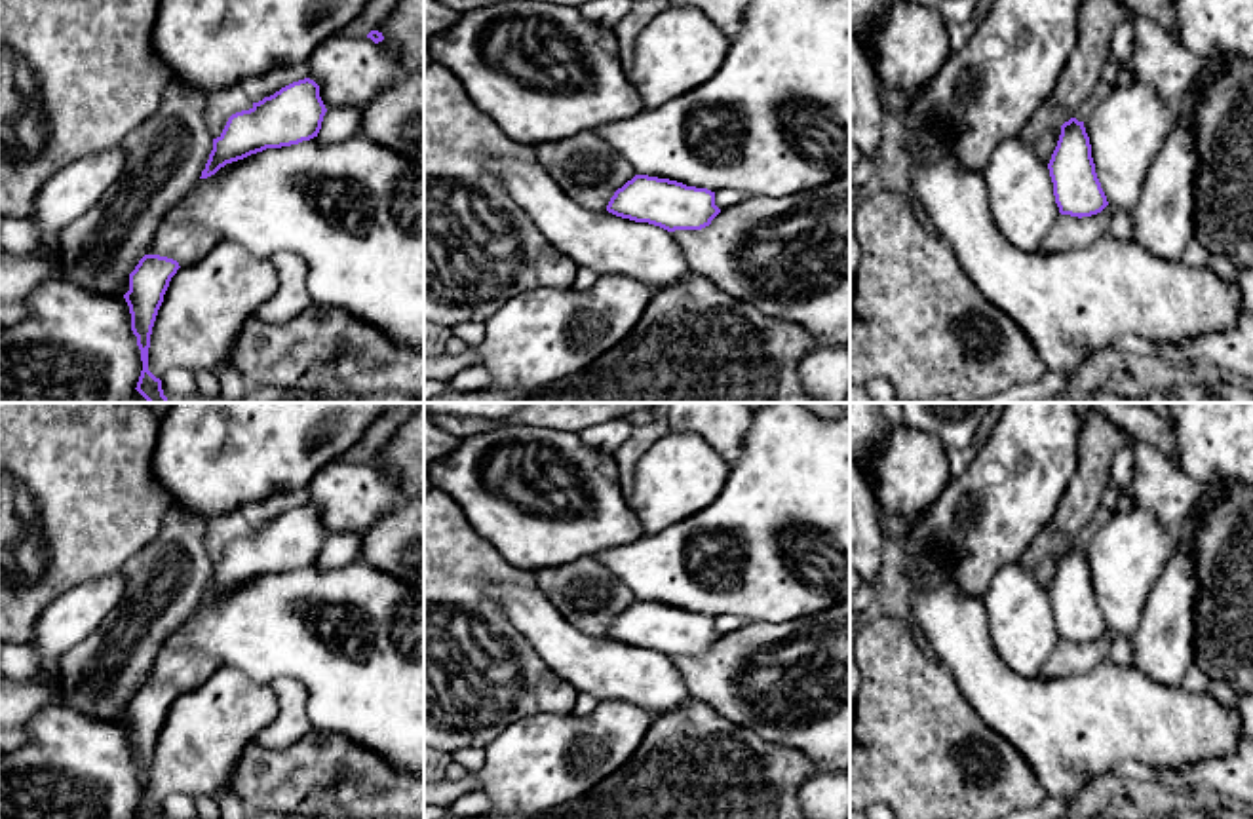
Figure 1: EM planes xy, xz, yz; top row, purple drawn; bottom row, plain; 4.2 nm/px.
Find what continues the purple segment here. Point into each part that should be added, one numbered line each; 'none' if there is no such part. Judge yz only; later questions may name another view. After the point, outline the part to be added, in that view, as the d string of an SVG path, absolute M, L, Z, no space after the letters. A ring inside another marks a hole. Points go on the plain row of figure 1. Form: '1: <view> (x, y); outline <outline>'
none

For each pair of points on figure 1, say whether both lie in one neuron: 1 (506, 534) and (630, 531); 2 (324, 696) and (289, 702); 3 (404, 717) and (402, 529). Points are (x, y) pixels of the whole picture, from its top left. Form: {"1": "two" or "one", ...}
{"1": "one", "2": "two", "3": "two"}

